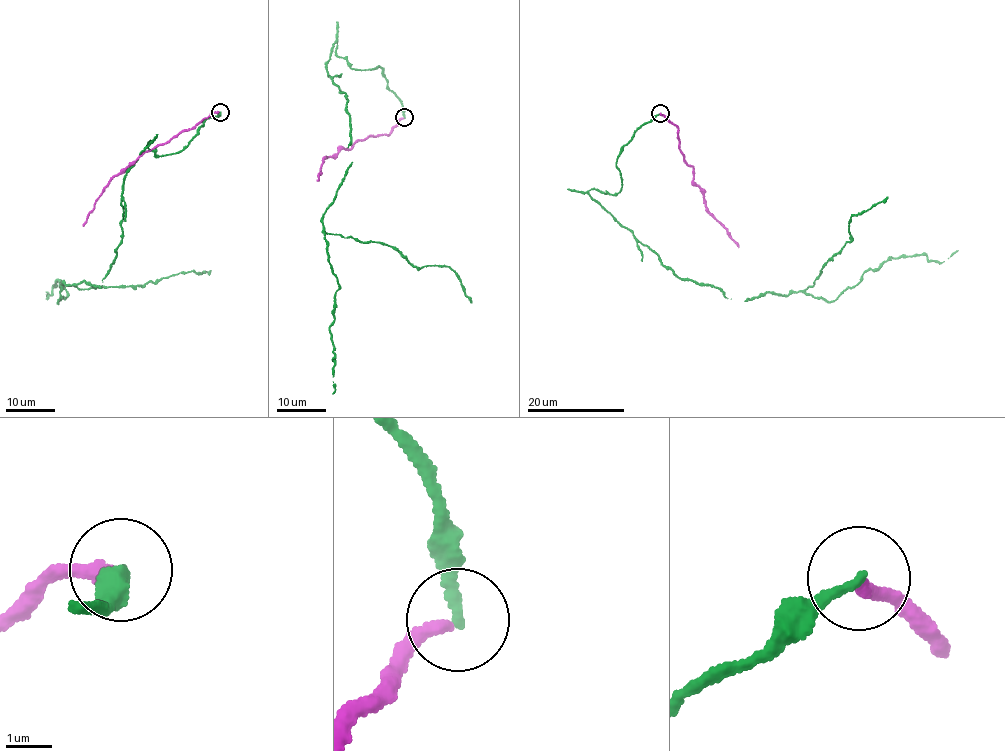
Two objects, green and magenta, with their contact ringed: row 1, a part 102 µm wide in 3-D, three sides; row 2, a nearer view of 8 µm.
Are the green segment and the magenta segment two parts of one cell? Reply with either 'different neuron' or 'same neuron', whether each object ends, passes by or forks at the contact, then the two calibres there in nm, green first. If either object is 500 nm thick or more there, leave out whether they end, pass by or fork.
different neuron | green ends | magenta ends | 240/280 nm

